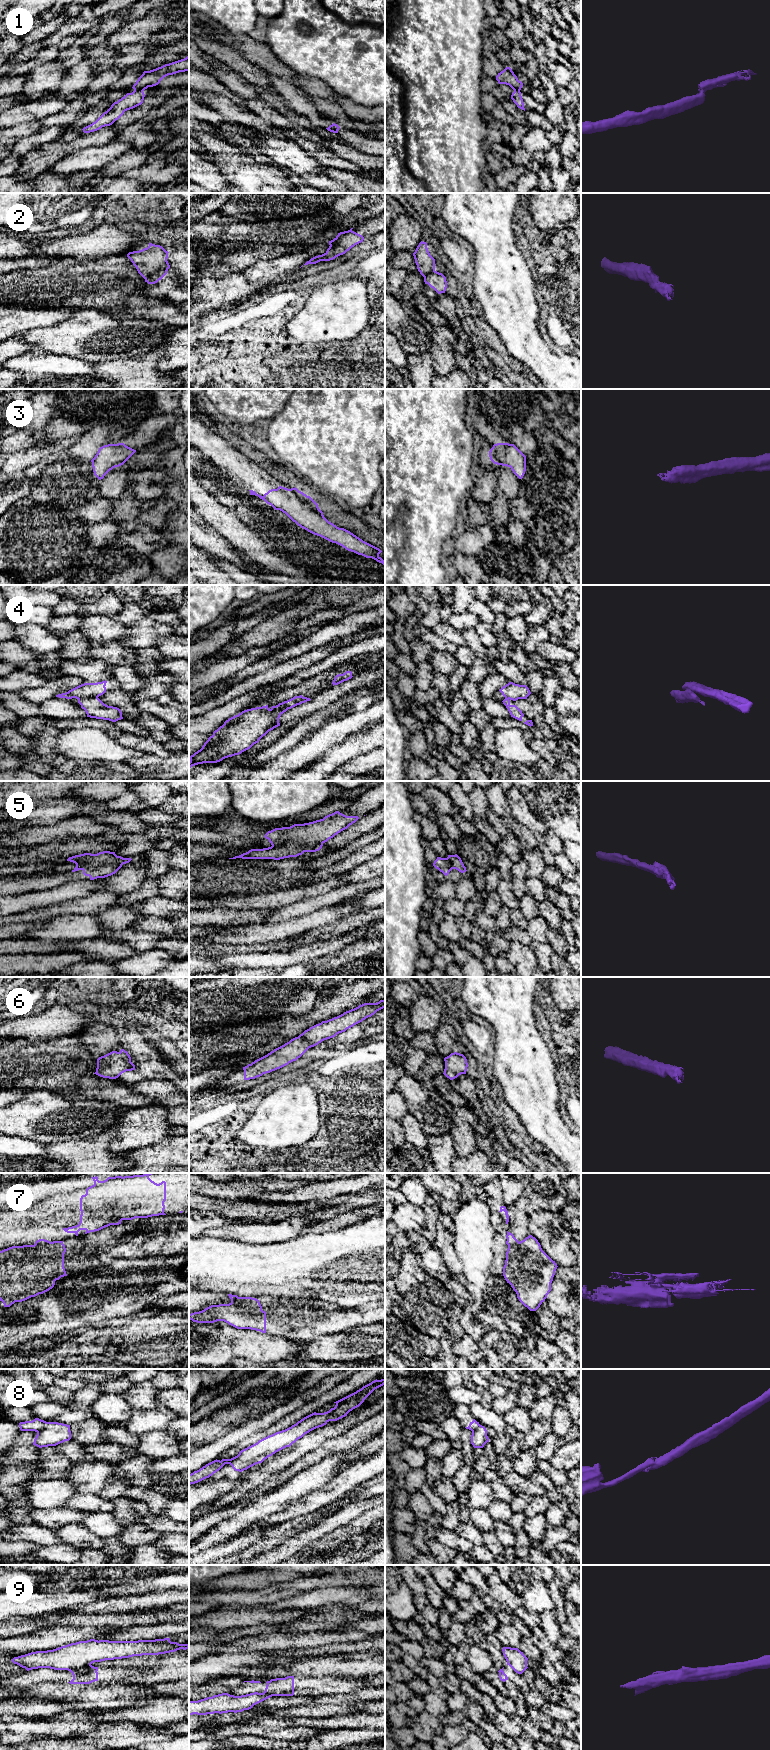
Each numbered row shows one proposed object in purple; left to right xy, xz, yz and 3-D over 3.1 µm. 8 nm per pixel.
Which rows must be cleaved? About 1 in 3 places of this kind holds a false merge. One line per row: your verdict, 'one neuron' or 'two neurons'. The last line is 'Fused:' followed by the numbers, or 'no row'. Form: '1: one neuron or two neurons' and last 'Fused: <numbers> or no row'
1: two neurons
2: two neurons
3: one neuron
4: two neurons
5: two neurons
6: one neuron
7: two neurons
8: two neurons
9: two neurons
Fused: 1, 2, 4, 5, 7, 8, 9

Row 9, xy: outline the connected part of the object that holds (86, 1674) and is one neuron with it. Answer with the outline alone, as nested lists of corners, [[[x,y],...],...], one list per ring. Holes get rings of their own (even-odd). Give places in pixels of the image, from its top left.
[[[92,1665],[82,1666],[68,1671],[73,1675],[73,1679],[68,1682],[70,1684],[90,1684],[98,1681],[98,1667]]]

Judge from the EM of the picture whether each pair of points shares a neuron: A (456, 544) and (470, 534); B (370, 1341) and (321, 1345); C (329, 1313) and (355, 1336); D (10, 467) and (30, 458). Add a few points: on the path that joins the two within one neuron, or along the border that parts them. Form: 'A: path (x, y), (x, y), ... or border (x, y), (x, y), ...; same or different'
A: path (459, 544), (467, 537); same
B: path (358, 1343), (353, 1345), (333, 1345); same
C: border (371, 1323), (354, 1326), (342, 1332); different
D: path (15, 462), (25, 458); same

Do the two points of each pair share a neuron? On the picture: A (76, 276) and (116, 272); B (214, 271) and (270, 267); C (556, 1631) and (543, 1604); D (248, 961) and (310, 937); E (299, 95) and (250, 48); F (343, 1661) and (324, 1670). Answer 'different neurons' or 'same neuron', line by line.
A: same neuron
B: different neurons
C: different neurons
D: different neurons
E: different neurons
F: same neuron

